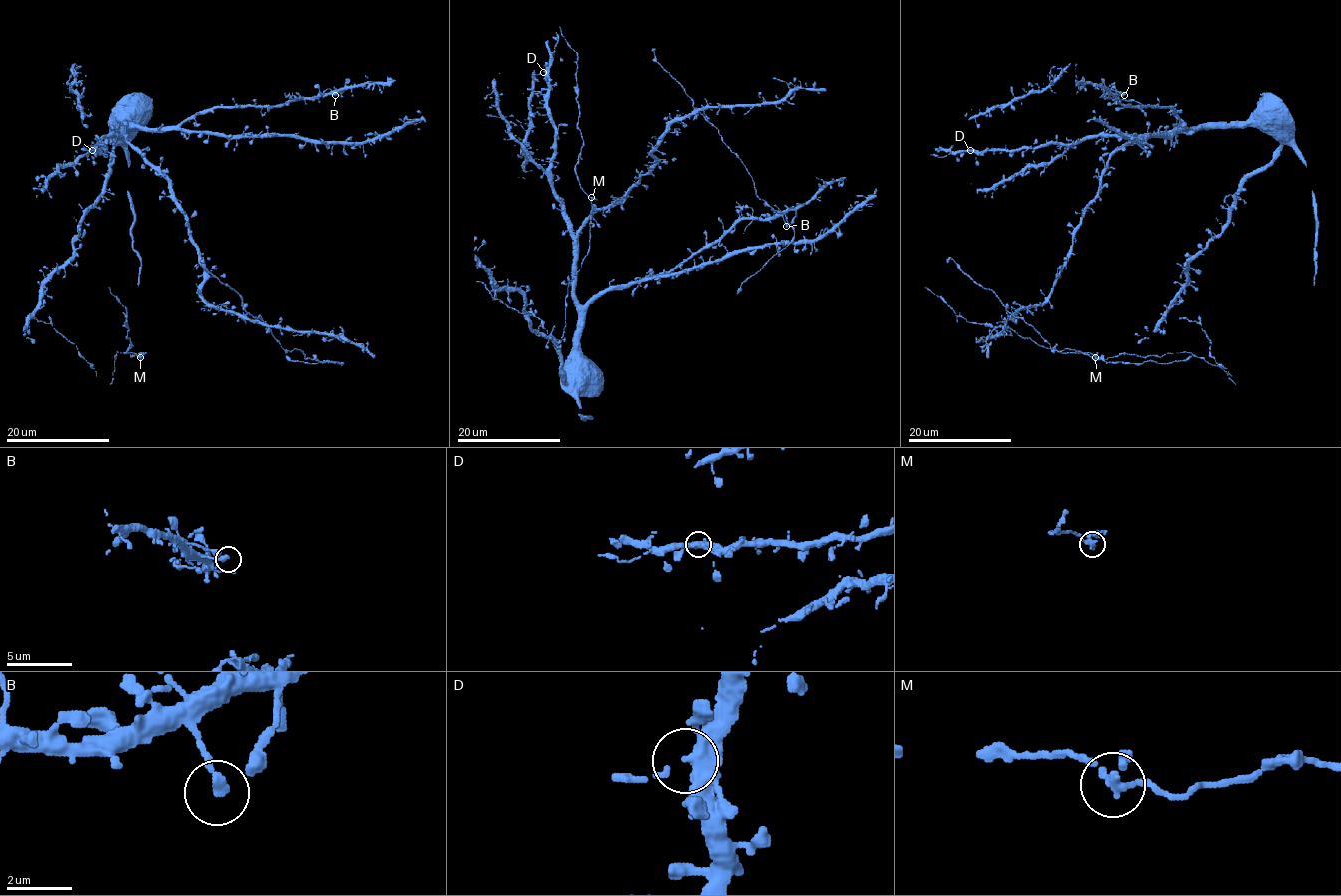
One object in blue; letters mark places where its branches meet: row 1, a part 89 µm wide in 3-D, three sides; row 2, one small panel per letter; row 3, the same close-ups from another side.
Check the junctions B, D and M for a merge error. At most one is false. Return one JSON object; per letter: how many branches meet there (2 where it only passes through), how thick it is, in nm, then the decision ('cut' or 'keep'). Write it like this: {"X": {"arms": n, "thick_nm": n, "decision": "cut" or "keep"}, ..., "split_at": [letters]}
{"B": {"arms": 2, "thick_nm": 260, "decision": "keep"}, "D": {"arms": 3, "thick_nm": 280, "decision": "keep"}, "M": {"arms": 3, "thick_nm": 240, "decision": "keep"}, "split_at": []}

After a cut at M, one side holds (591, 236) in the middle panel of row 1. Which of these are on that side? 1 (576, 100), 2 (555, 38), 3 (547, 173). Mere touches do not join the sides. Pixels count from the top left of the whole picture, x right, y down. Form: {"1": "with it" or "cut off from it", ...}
{"1": "cut off from it", "2": "with it", "3": "with it"}

